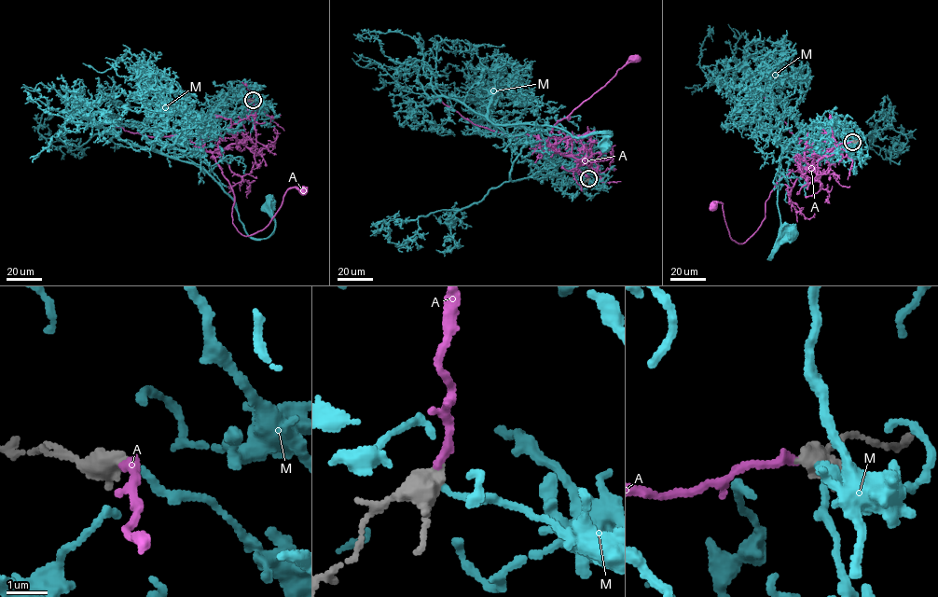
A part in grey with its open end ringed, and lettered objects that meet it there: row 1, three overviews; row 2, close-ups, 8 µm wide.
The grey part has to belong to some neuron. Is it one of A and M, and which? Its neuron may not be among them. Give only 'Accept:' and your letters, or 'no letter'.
Accept: A

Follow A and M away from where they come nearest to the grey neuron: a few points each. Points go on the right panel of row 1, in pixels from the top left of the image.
A: (852, 142), (819, 160), (819, 179), (799, 168), (780, 179), (744, 242), (714, 207)
M: (852, 142), (853, 154), (845, 131), (841, 153), (834, 158), (781, 157), (780, 229), (770, 260), (792, 233)

